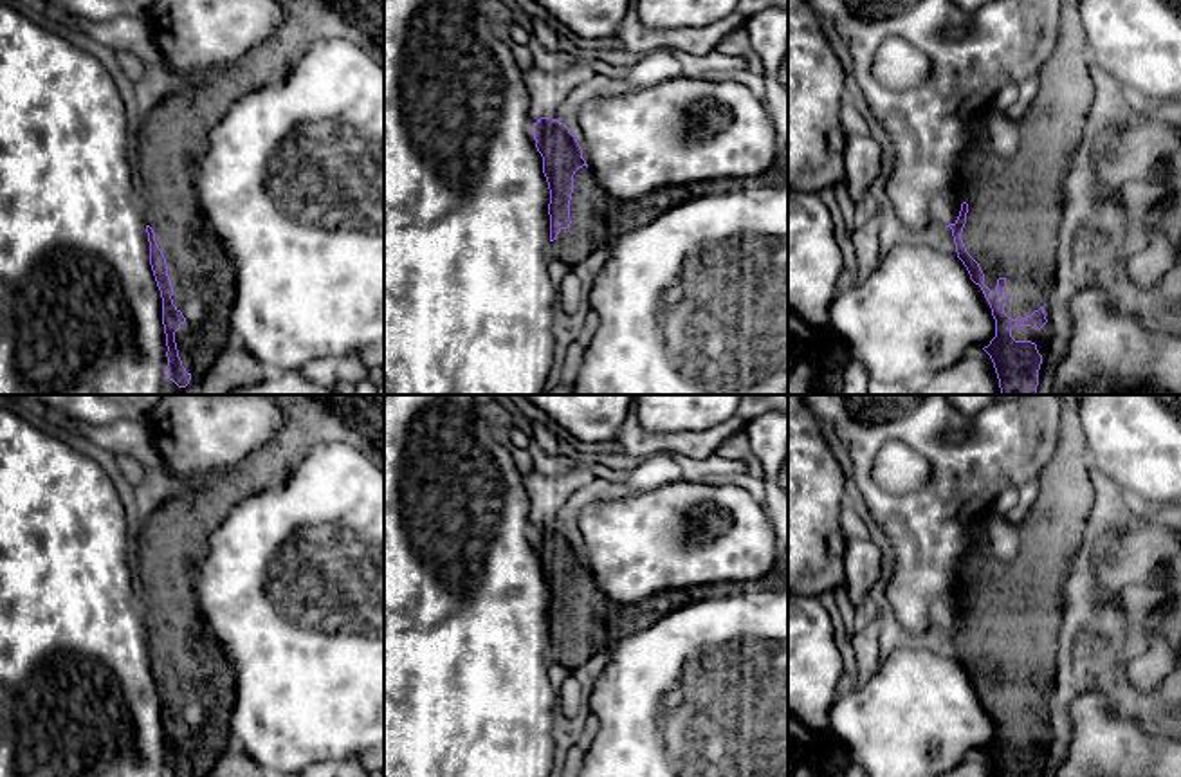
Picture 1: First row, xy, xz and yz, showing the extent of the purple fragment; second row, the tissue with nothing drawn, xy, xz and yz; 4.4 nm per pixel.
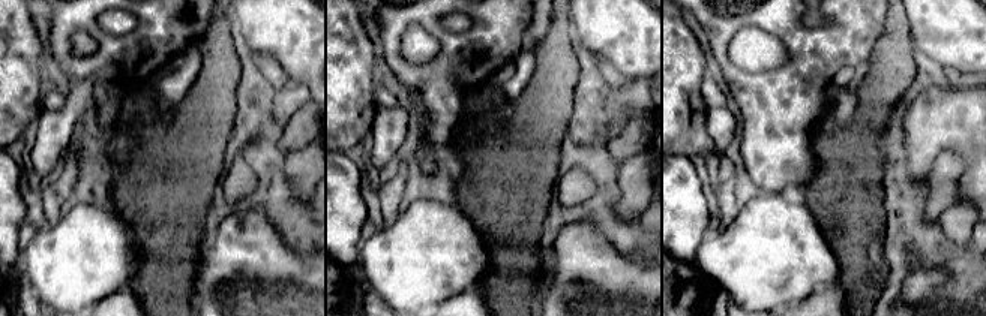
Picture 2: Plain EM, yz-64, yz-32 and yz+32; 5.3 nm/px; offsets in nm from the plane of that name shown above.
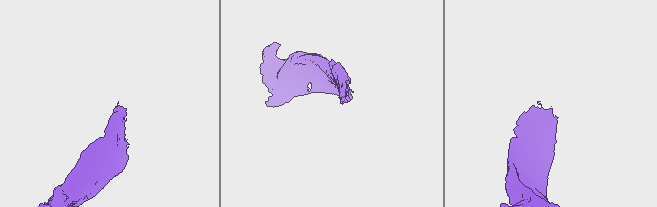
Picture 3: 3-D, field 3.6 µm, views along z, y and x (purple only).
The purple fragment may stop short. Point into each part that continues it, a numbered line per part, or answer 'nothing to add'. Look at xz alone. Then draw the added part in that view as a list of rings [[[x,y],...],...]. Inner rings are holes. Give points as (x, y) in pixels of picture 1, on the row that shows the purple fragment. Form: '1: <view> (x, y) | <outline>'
1: xz (597, 217) | [[[779,146],[772,166],[759,175],[673,184],[636,198],[618,198],[608,193],[591,169],[582,166],[573,175],[572,224],[550,242],[548,258],[579,265],[622,233],[644,227],[683,202],[703,195],[774,186],[788,186],[788,146]]]

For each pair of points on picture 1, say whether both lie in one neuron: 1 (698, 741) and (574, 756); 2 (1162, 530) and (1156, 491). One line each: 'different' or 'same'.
1: different
2: different

